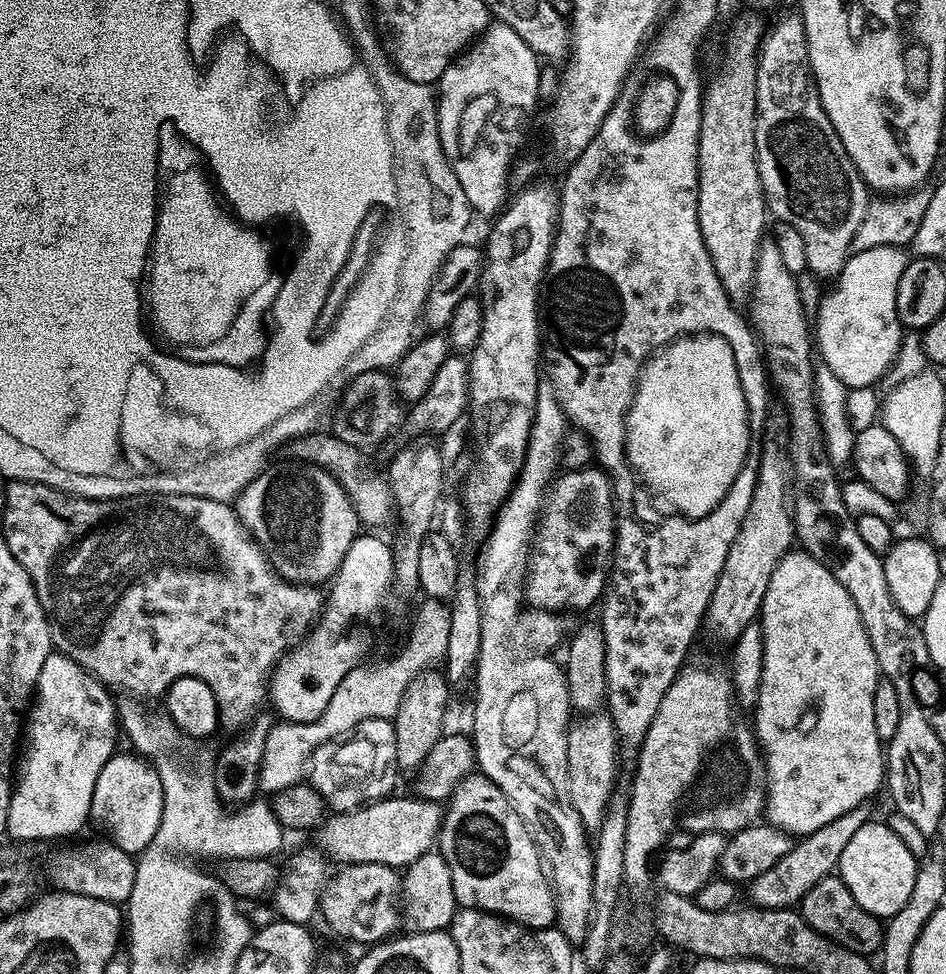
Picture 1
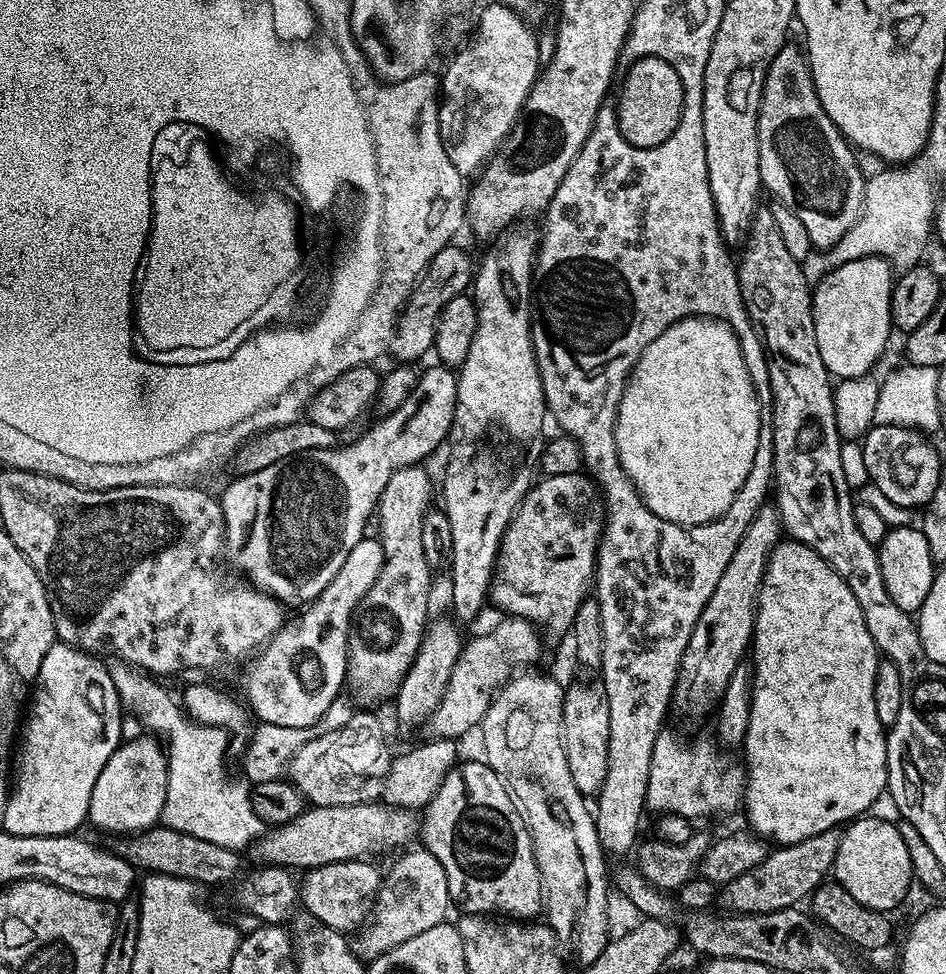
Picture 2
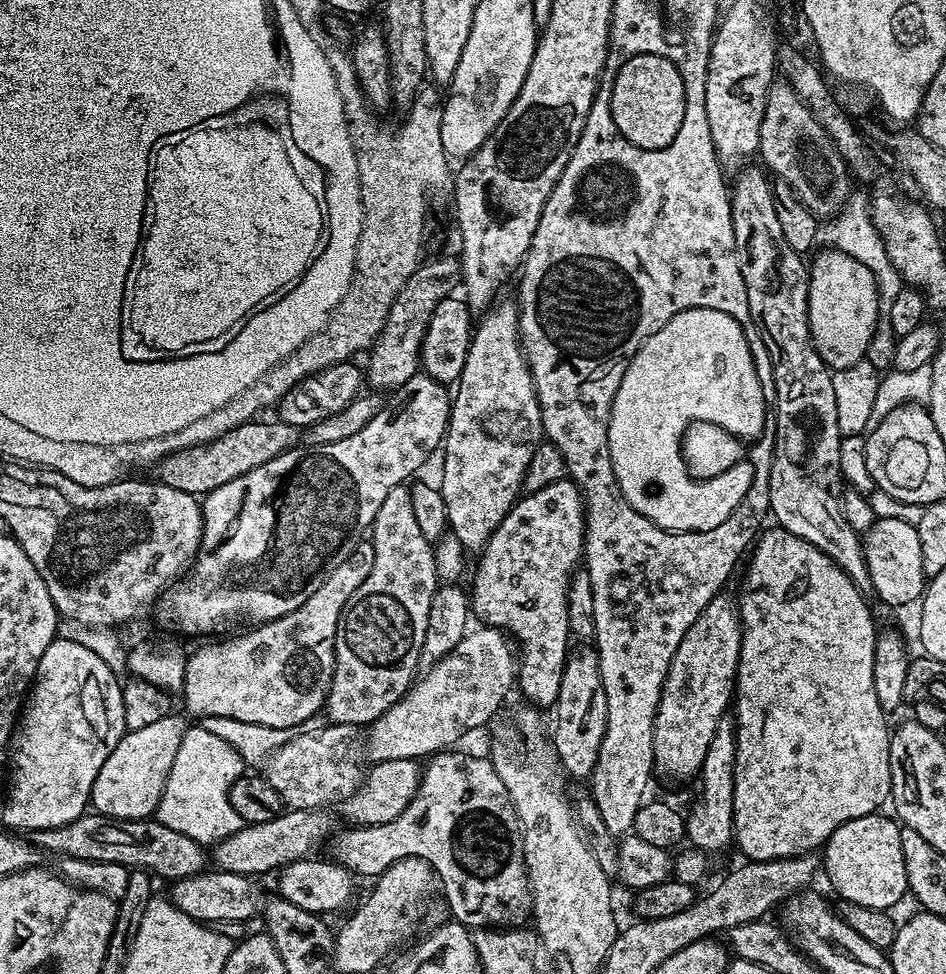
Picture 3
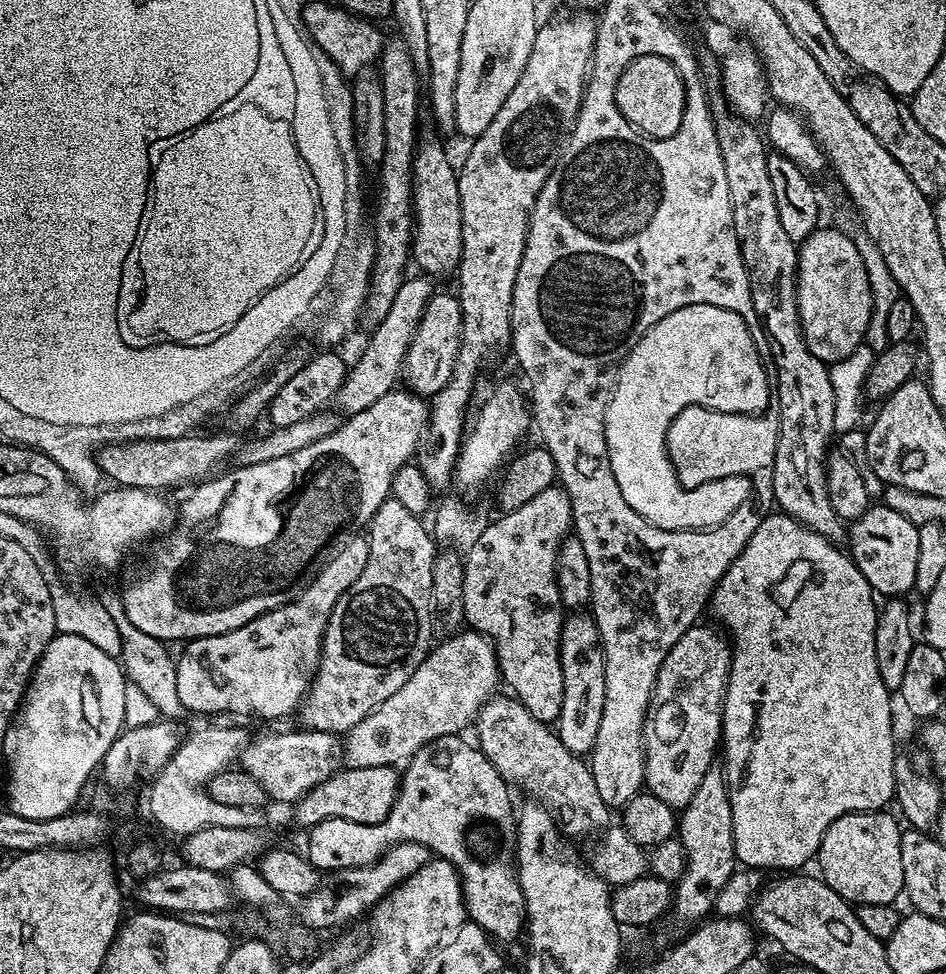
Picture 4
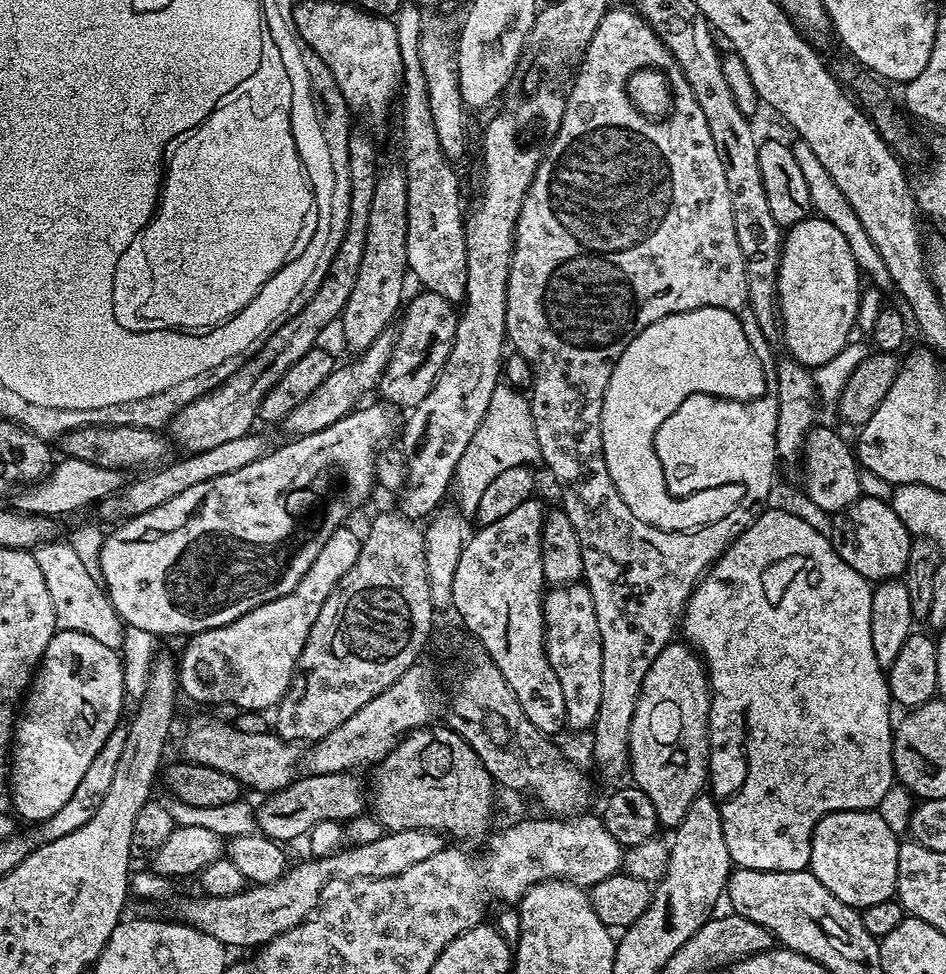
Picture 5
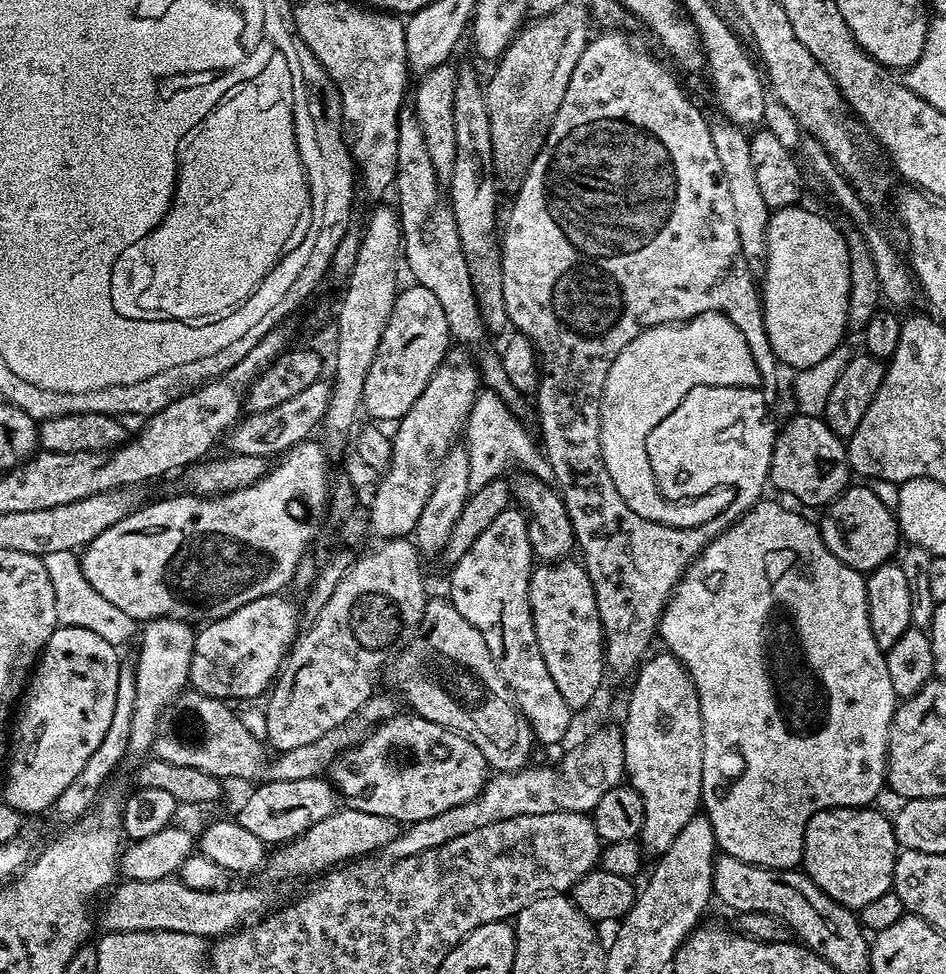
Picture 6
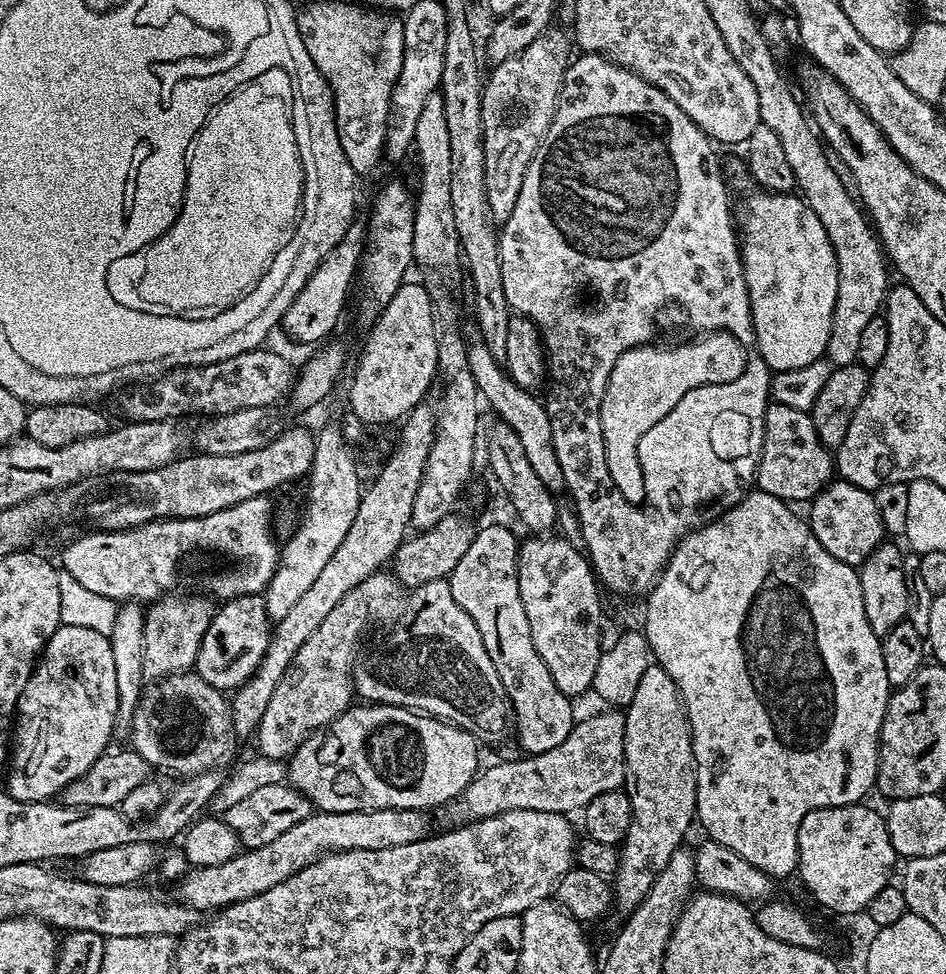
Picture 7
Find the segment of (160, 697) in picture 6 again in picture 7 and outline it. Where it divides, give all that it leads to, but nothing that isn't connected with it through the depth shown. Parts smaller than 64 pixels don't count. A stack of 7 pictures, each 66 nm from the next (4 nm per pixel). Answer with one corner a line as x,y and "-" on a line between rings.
165,594
161,596
144,613
145,681
159,682
165,676
174,676
178,672
189,671
199,661
203,636
206,634
214,615
213,601
207,595
204,595
205,597
176,595

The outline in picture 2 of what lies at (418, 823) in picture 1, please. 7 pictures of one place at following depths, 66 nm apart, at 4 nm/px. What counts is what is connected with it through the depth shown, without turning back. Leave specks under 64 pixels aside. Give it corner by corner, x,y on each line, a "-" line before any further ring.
383,802
321,808
308,806
298,819
269,827
263,836
252,841
250,853
260,866
307,870
334,862
372,858
375,852
388,852
391,848
403,849
403,844
417,832
415,811
394,808

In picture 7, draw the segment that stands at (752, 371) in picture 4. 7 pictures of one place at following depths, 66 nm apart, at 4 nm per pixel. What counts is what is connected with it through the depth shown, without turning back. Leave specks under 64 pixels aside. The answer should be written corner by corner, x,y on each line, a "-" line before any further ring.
723,330
692,338
689,344
680,344
677,348
656,348
657,346
645,346
643,348
632,347
629,352
623,352
614,362
614,366
608,371
606,390
602,394
600,403
600,425
602,426
602,438
604,439
604,453
606,454
606,466
610,470
610,478
618,490
626,498
626,502
635,505
643,505
646,500
644,490
643,470
639,465
639,439
646,434
648,424
657,421
659,416
668,415
672,410
671,404
679,400
683,392
695,384
705,382
726,383
732,382
746,372
749,367
749,349
738,342
736,336

